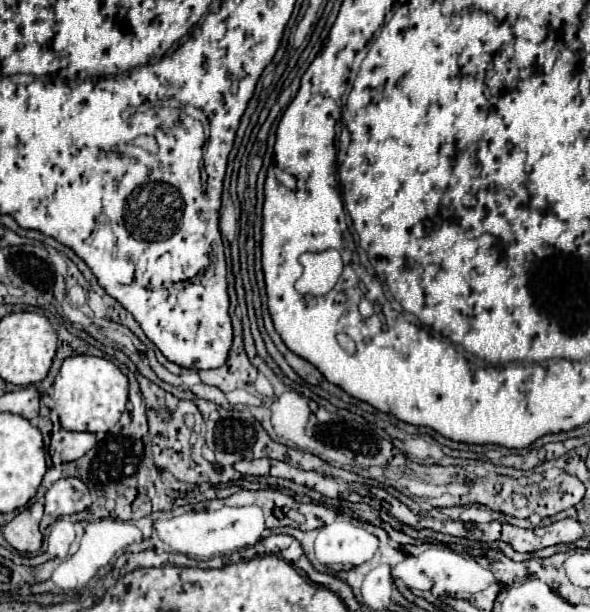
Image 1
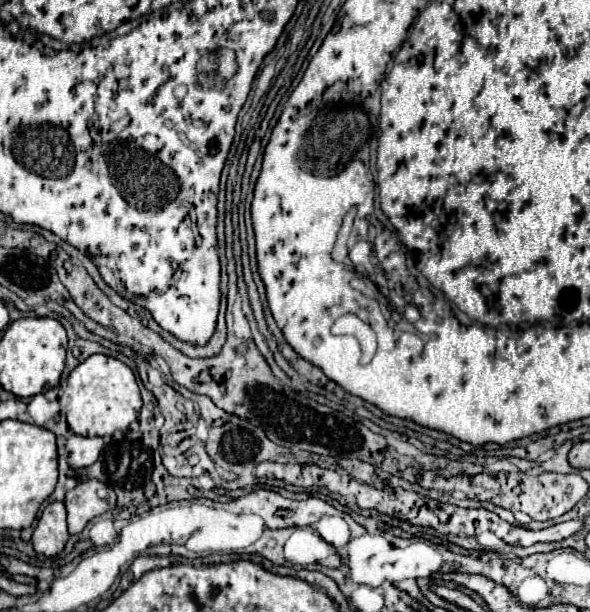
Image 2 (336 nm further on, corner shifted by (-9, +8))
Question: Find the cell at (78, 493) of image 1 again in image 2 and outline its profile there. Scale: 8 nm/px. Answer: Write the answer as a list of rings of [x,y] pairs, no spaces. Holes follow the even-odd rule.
[[[83,480],[65,494],[69,534],[79,534],[85,524],[115,508],[115,492],[99,480]]]

